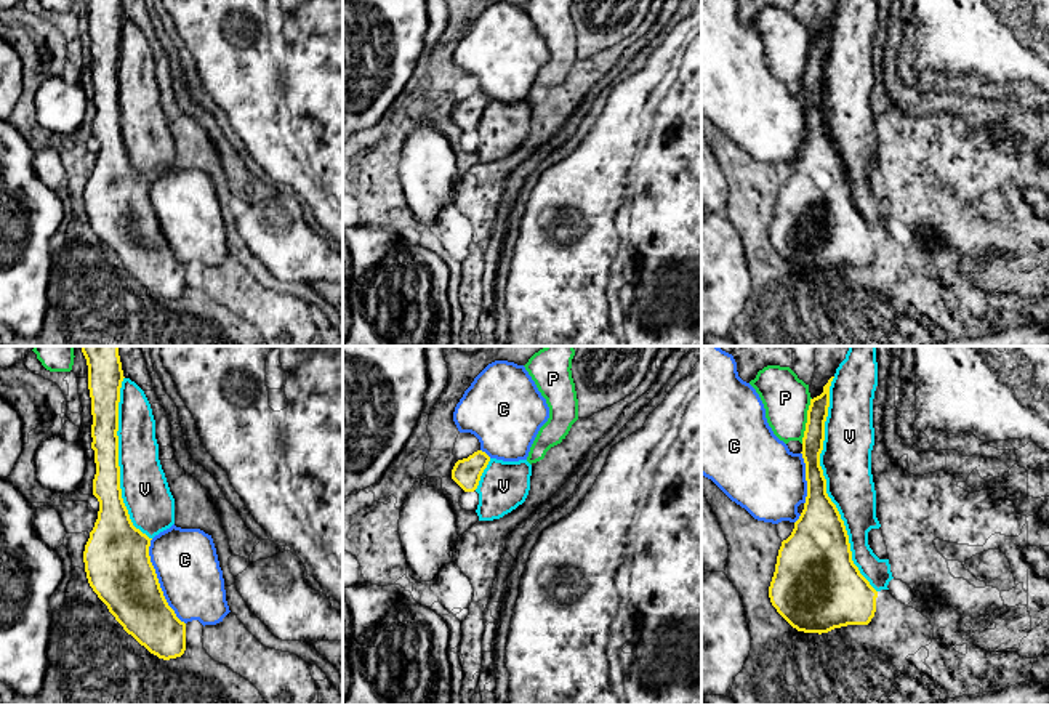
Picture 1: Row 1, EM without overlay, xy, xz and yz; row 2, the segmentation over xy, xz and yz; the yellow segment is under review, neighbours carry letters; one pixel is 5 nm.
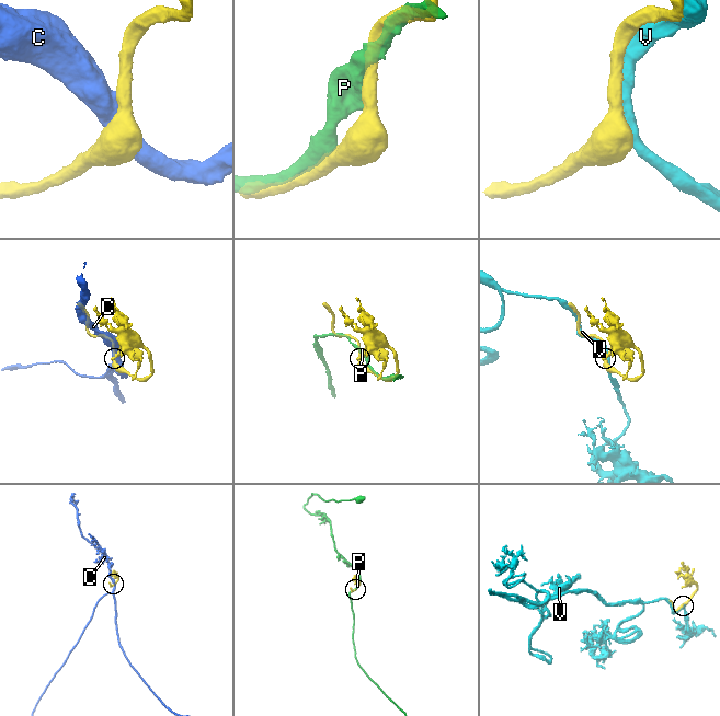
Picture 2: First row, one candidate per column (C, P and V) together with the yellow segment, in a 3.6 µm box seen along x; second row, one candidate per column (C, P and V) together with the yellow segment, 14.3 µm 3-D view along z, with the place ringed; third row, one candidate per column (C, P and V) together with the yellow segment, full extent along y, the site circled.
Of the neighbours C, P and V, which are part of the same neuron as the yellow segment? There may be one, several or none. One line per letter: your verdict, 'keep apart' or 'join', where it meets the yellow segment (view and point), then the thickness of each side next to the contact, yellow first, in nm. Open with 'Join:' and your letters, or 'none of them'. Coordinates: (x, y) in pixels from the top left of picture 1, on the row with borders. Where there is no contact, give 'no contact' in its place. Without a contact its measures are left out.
Join: V
C: keep apart; meets yellow in xy at (157, 582); 320 nm thick on the yellow side, 320 nm on the other
P: keep apart; meets yellow in yz at (807, 420); 110 nm thick on the yellow side, 240 nm on the other
V: join; meets yellow in yz at (825, 484); 260 nm thick on the yellow side, 260 nm on the other

